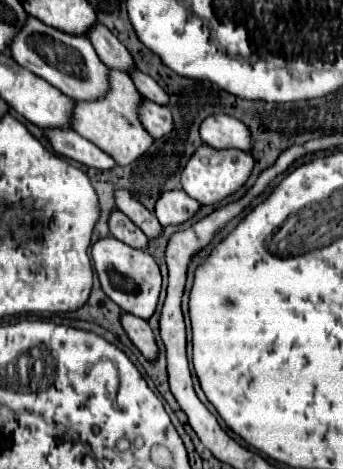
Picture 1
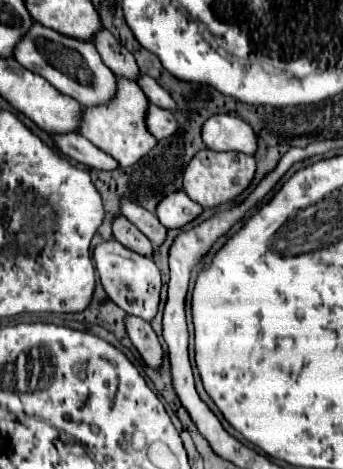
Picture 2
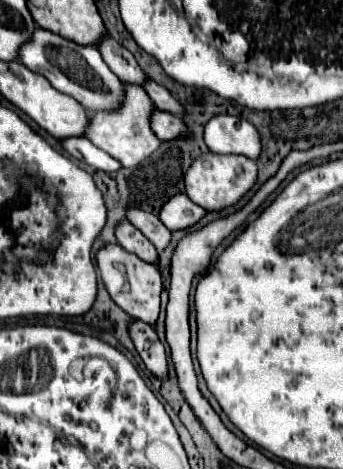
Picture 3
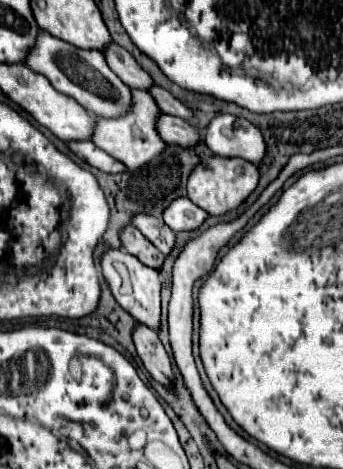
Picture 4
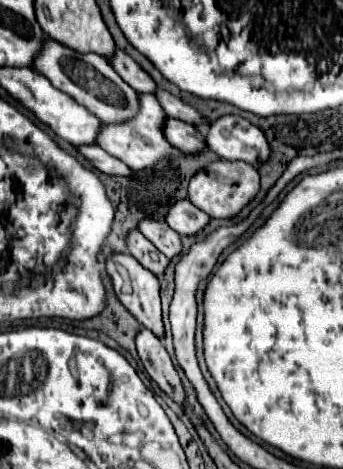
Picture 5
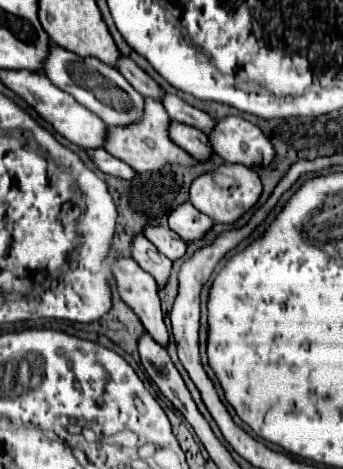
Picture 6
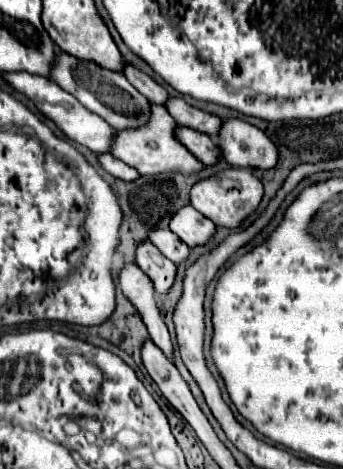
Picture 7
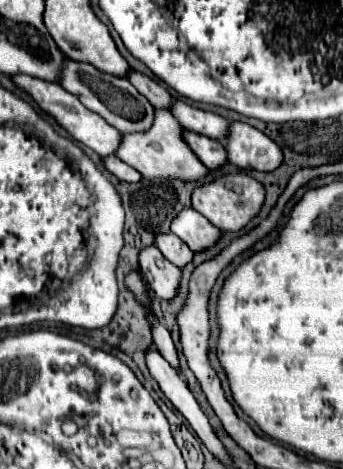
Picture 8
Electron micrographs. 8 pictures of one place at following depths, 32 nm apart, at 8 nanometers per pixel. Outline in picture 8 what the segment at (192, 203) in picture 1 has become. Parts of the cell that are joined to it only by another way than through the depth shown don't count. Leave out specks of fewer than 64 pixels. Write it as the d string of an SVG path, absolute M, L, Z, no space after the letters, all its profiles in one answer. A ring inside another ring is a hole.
M184 208L170 224L170 230L184 242L188 244L190 250L198 252L204 250L208 246L212 246L218 236L220 230L210 224L208 218L204 218L200 212L196 212L194 208Z

